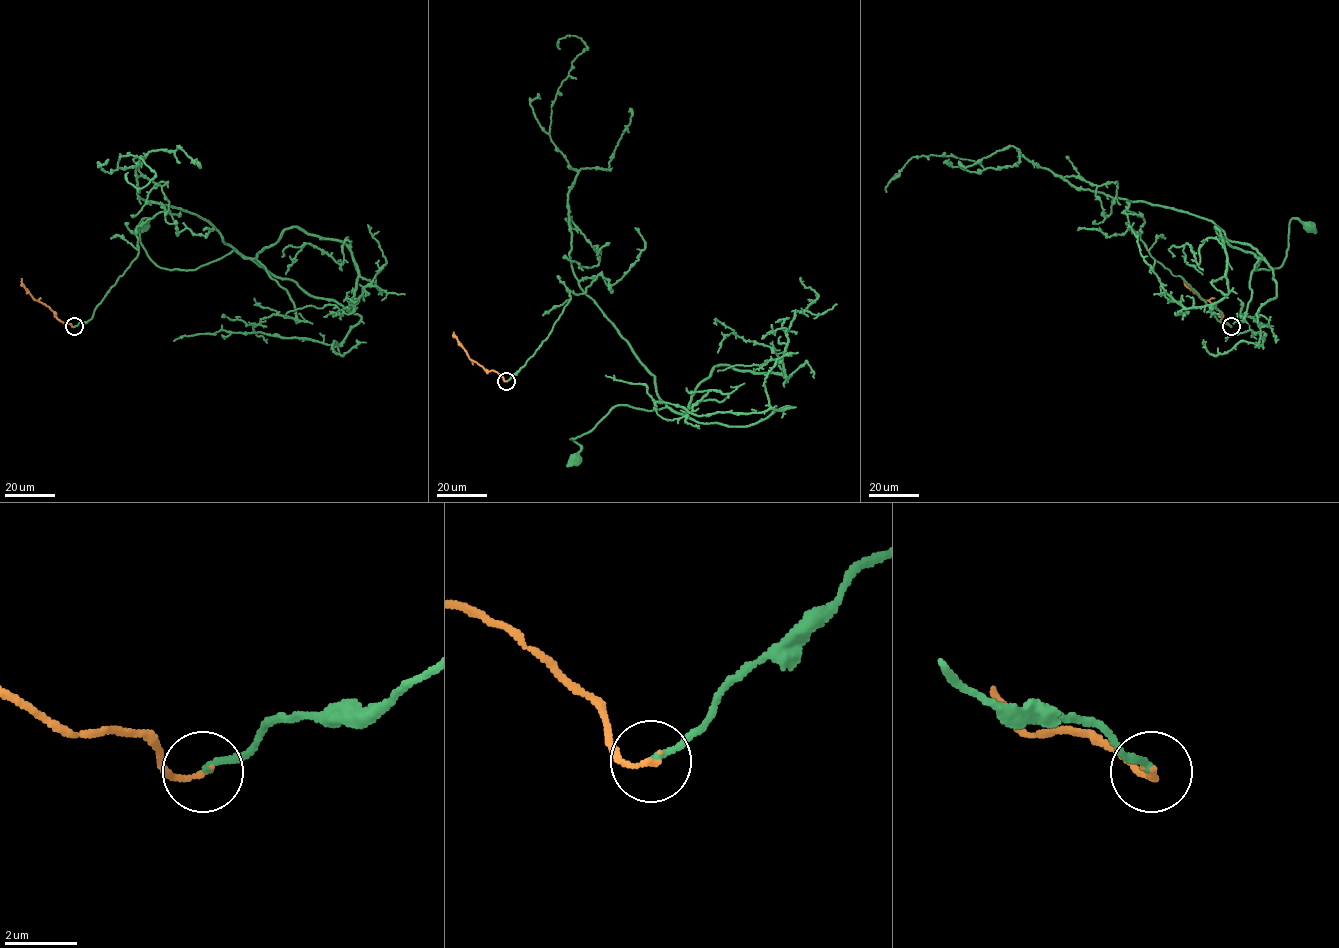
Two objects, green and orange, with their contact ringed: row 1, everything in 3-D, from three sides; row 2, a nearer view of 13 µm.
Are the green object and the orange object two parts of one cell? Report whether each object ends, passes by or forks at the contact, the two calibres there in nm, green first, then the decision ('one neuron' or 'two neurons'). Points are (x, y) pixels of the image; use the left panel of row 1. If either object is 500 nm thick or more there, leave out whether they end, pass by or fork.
green ends | orange ends | 180/140 nm | one neuron

